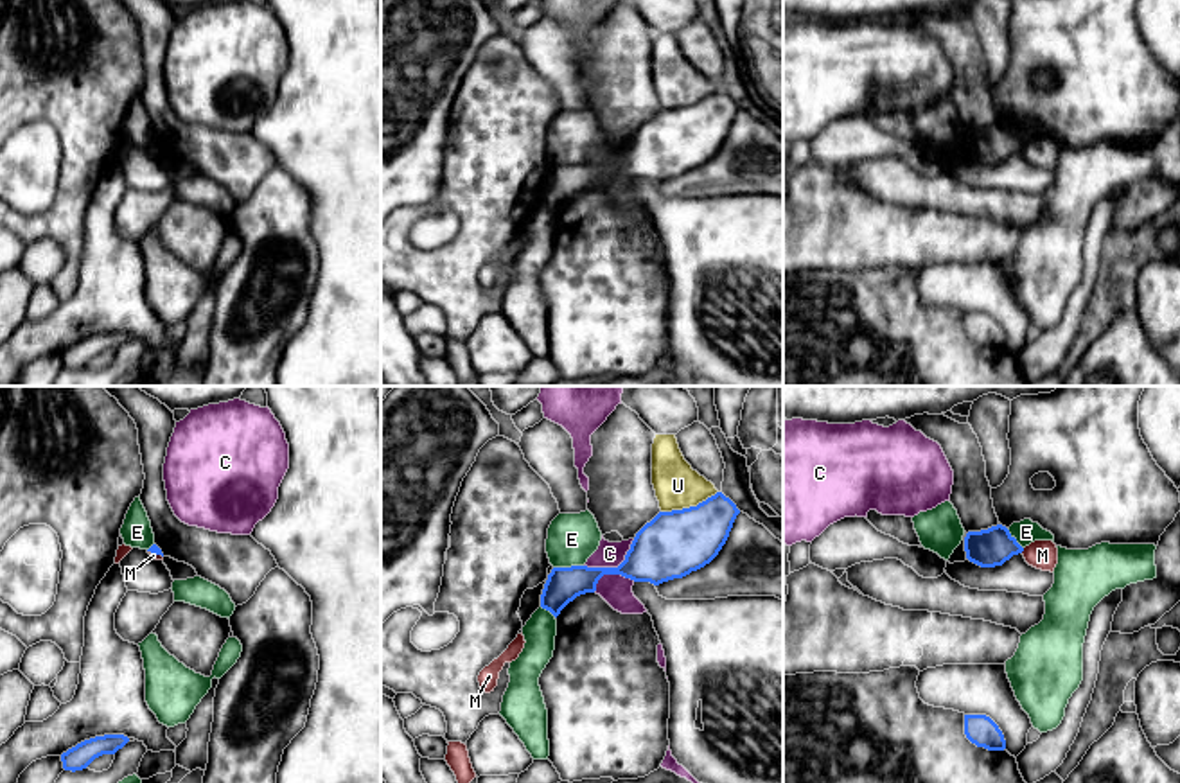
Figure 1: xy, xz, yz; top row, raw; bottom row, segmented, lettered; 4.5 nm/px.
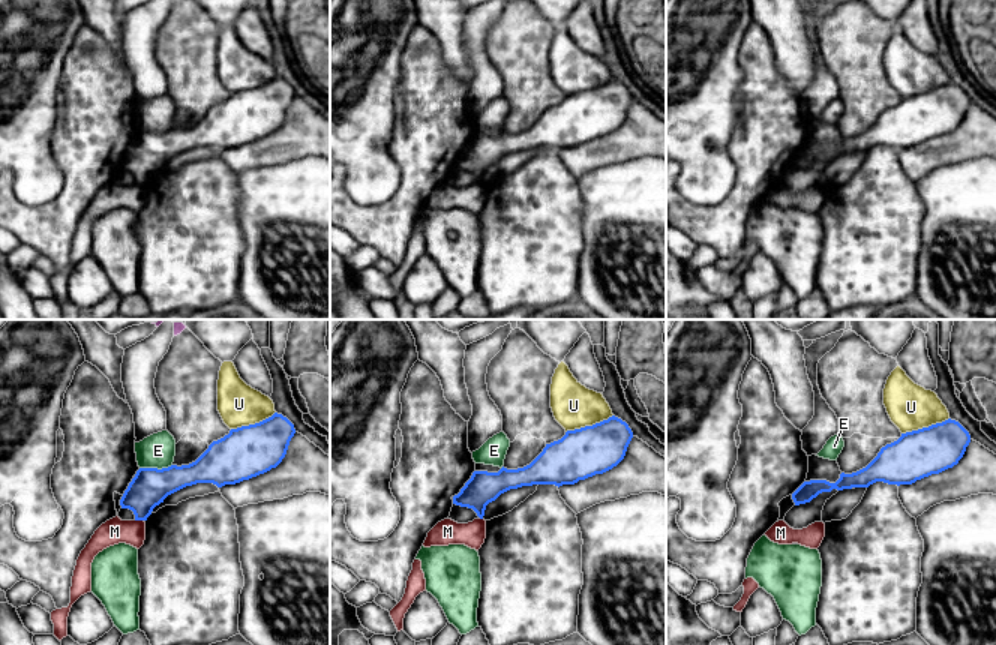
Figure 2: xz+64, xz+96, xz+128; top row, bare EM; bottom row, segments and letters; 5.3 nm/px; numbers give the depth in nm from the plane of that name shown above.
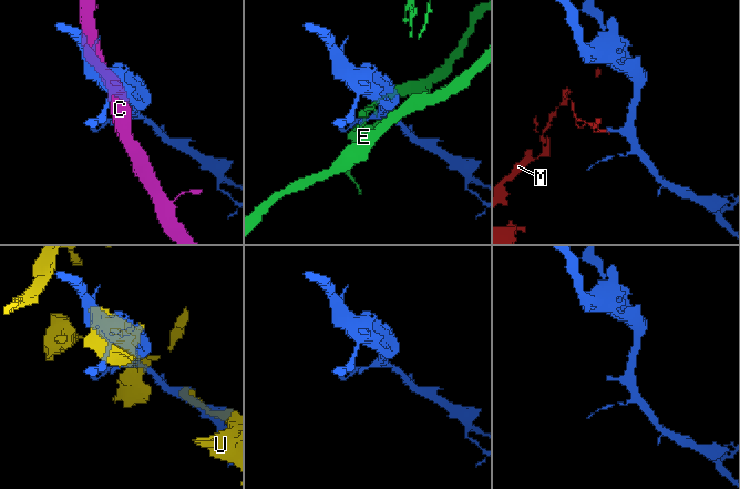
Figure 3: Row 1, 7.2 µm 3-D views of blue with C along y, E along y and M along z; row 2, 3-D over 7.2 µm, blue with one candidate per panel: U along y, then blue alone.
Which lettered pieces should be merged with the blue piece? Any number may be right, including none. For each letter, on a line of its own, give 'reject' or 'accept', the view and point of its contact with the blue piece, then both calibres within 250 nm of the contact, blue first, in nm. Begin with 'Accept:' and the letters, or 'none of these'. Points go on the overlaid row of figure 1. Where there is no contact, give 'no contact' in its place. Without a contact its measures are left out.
Accept: none of these
C: reject; contact xz (613, 568); calibres 280 and 110 nm
E: reject; contact xz (568, 568); calibres 160 and 220 nm
M: reject; contact yz (1022, 550); calibres 170 and 130 nm
U: reject; contact xz (690, 507); calibres 300 and 200 nm

